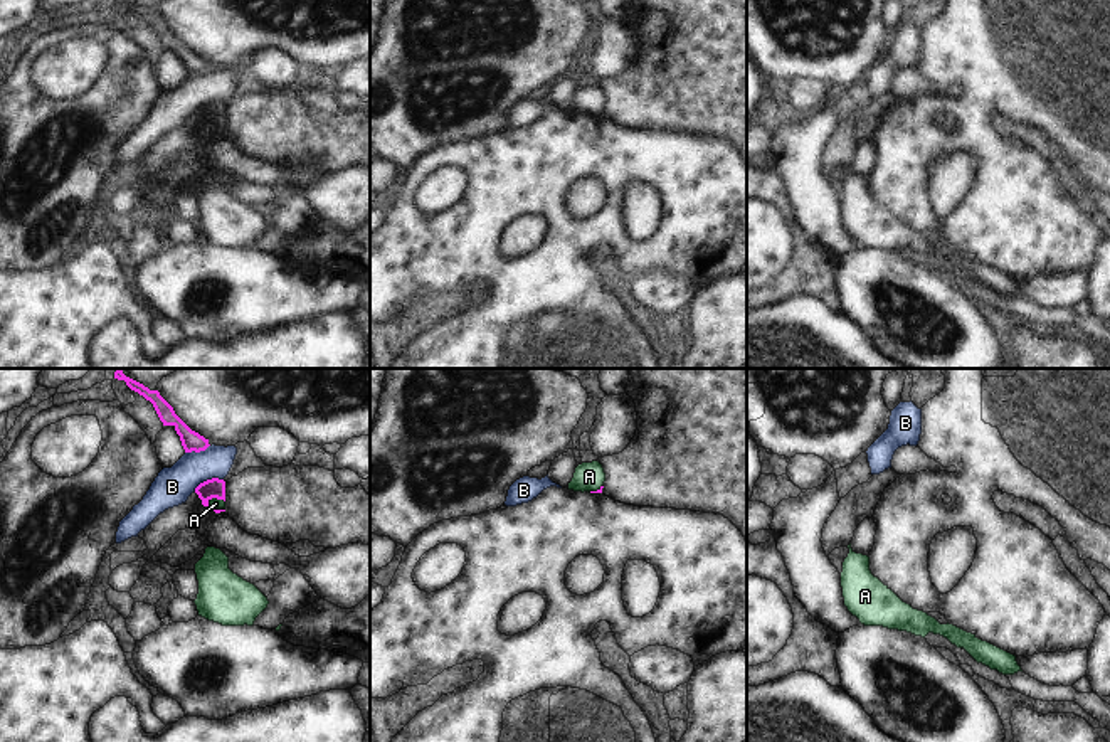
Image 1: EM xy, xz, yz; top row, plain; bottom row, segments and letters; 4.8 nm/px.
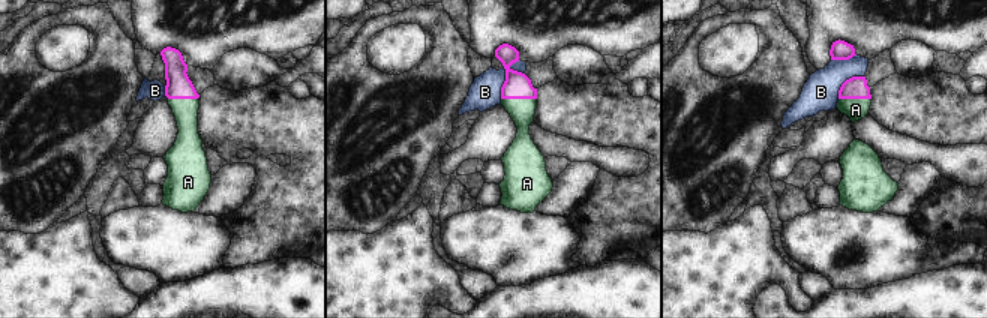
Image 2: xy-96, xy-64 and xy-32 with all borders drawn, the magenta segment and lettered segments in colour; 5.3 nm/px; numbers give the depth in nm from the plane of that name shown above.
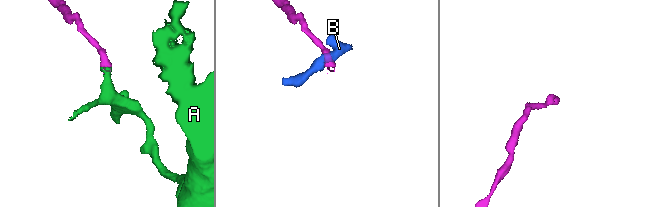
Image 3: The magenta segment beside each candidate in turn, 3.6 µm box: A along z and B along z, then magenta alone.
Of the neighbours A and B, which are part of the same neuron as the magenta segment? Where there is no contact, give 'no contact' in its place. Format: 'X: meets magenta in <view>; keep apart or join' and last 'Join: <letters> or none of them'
A: meets magenta in xy; join
B: meets magenta in xy; keep apart
Join: A

